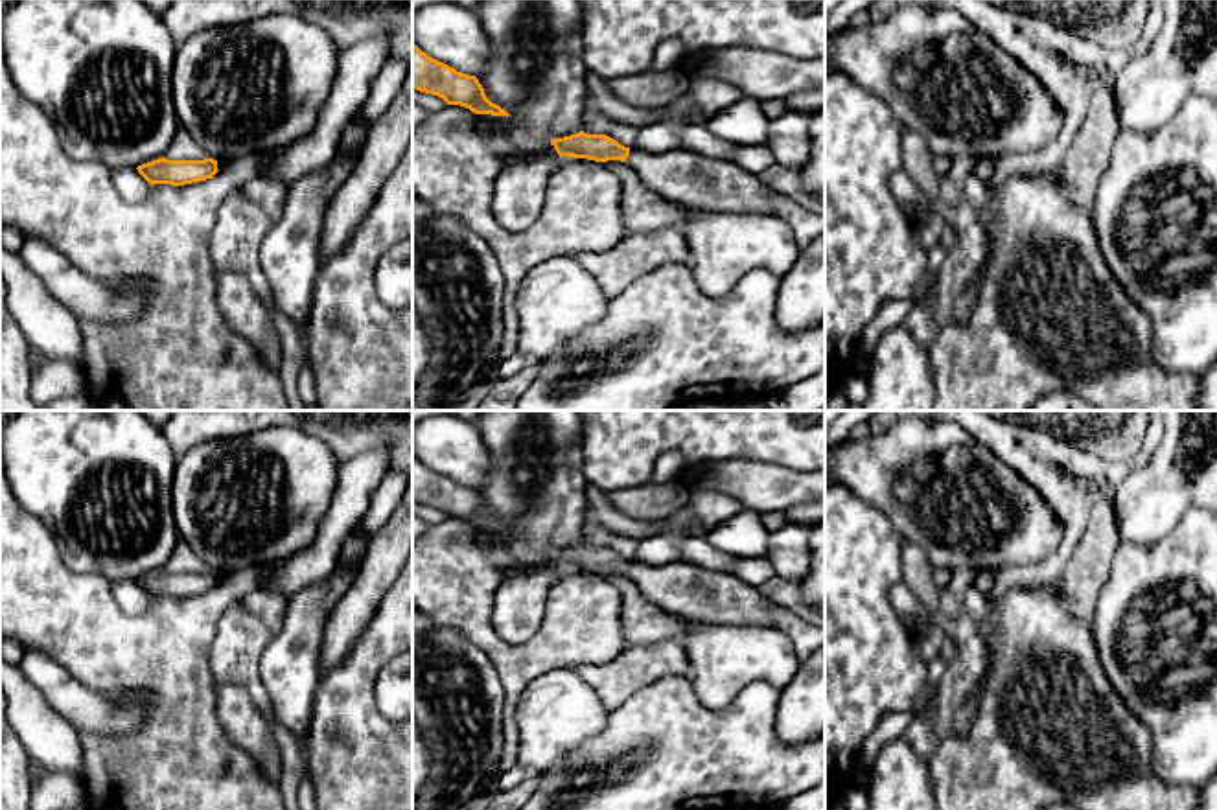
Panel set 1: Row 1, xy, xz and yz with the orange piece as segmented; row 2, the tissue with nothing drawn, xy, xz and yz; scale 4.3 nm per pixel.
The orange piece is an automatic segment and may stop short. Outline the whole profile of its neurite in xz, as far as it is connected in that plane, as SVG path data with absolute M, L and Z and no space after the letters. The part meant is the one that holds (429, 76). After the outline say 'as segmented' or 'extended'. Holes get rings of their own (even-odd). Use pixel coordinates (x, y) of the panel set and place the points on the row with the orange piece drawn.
M412 42L412 88L442 98L447 105L460 105L475 114L510 116L492 103L475 75L429 57Z; as segmented

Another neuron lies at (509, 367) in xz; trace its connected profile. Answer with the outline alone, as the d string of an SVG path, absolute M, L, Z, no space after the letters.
M525 352L512 353L510 357L501 361L501 366L499 366L501 379L516 376L534 361L536 359Z

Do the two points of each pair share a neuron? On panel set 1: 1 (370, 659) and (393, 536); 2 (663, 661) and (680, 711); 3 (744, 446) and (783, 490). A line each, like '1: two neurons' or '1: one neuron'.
1: two neurons
2: two neurons
3: two neurons

